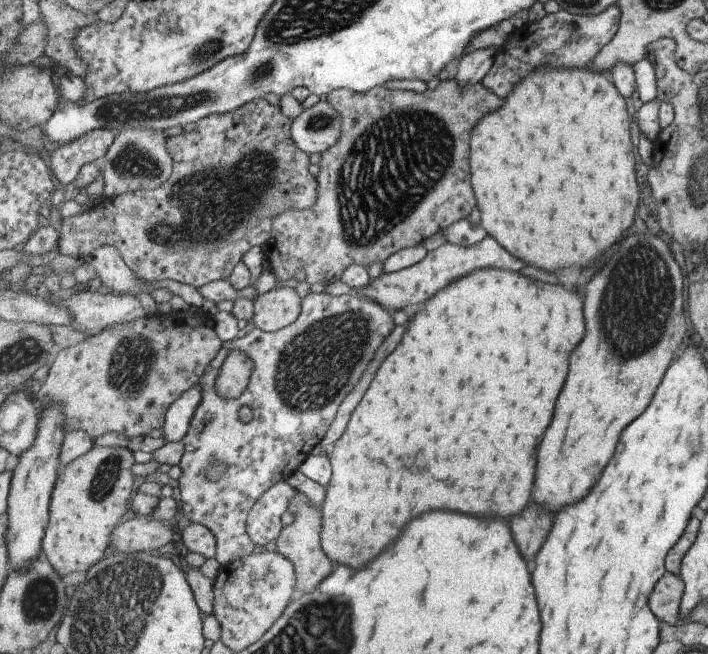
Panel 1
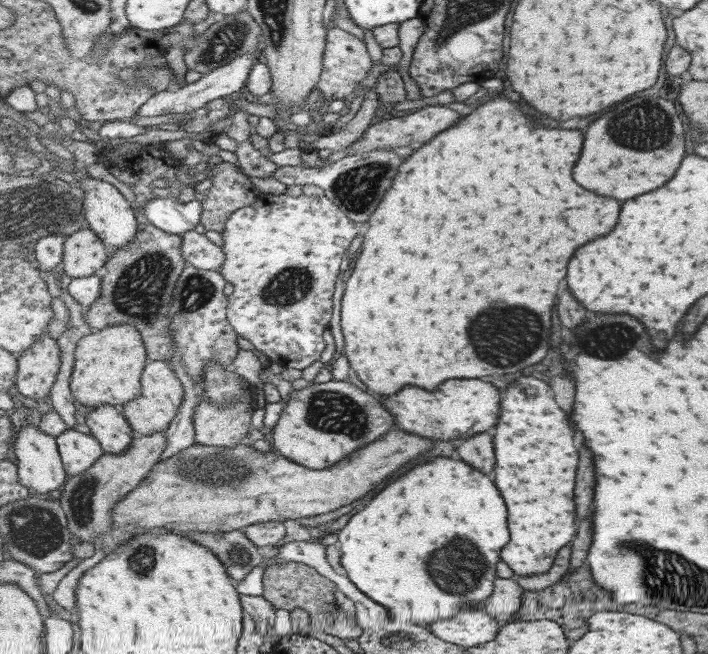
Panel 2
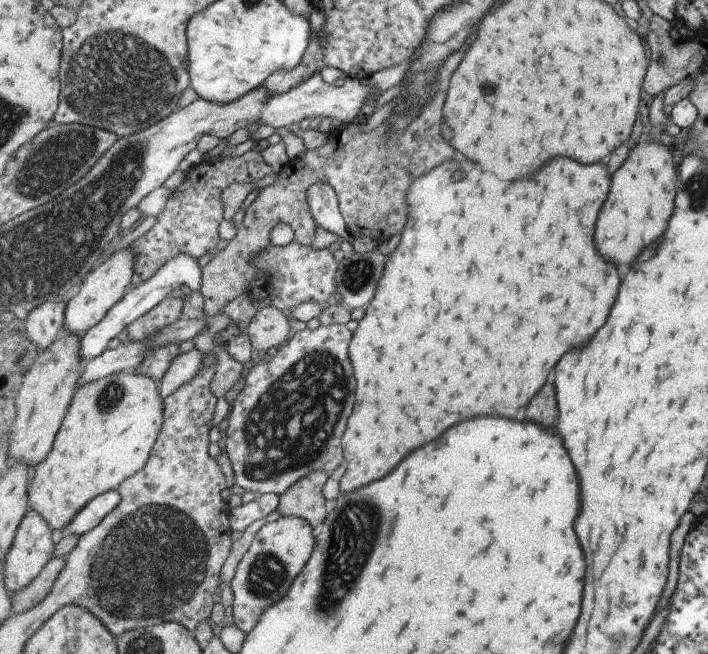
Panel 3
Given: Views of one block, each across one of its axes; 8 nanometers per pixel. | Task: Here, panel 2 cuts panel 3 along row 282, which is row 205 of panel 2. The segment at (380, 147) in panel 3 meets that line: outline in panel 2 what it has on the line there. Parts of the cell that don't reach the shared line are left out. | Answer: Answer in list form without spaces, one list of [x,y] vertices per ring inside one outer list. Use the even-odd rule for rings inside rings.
[[[221,161],[214,165],[207,178],[211,179],[211,187],[201,200],[201,223],[206,230],[222,234],[235,211],[265,199],[265,195],[252,186],[249,177],[231,162]]]

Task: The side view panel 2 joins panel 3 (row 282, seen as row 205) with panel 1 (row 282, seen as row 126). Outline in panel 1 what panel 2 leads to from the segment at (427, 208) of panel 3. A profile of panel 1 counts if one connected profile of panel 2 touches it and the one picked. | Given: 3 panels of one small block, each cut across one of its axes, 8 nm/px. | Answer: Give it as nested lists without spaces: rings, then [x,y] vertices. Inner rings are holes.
[[[483,268],[475,270],[441,290],[439,294],[429,300],[429,308],[421,310],[407,326],[407,332],[395,352],[385,360],[381,370],[377,372],[371,388],[367,390],[365,398],[357,406],[351,416],[351,422],[345,434],[337,440],[333,450],[333,480],[327,492],[327,504],[323,508],[322,548],[335,562],[361,568],[379,556],[385,546],[389,546],[403,526],[427,510],[459,510],[465,514],[481,514],[481,516],[511,516],[519,514],[531,500],[535,474],[537,474],[537,452],[543,442],[543,436],[553,422],[555,416],[555,402],[565,386],[569,374],[569,356],[577,348],[577,344],[585,336],[585,318],[583,318],[583,300],[577,290],[569,290],[561,284],[547,284],[523,276],[511,270],[497,270],[497,268]]]

